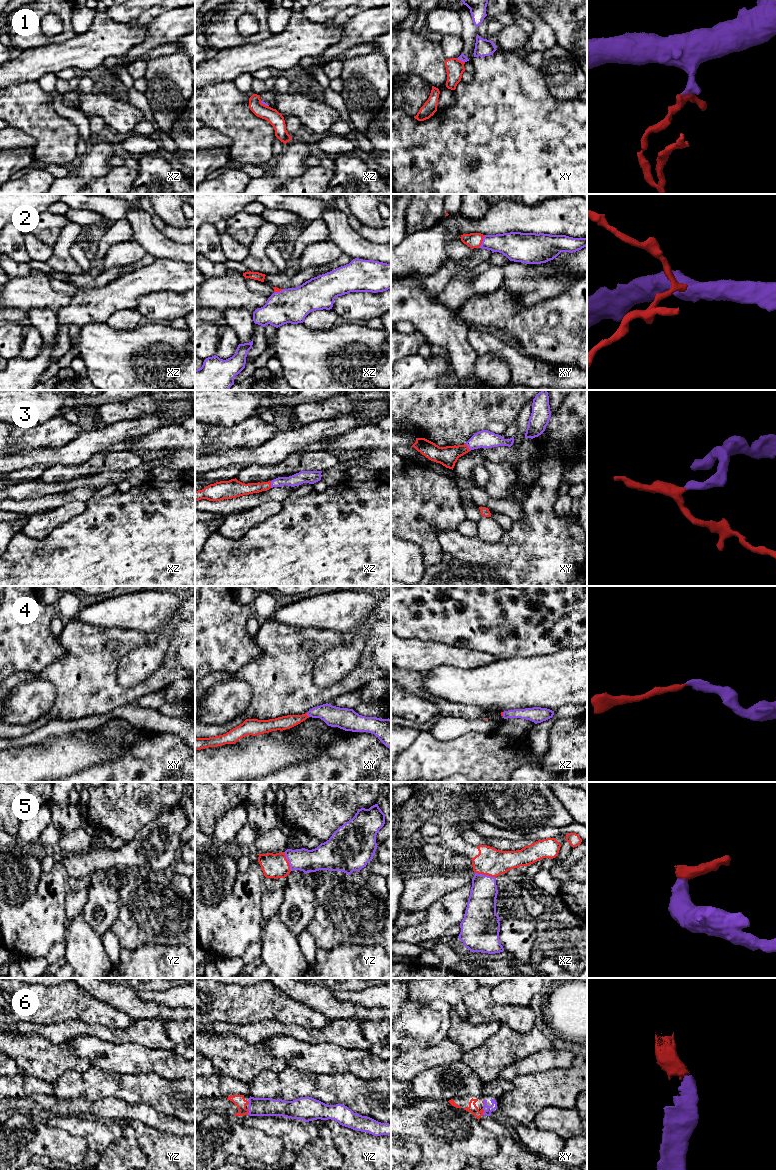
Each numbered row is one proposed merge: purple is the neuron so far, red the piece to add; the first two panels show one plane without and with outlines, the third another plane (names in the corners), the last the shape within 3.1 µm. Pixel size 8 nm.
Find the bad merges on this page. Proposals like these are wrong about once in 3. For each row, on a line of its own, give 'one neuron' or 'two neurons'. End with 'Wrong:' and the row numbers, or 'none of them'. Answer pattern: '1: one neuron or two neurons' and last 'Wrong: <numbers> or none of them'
1: two neurons
2: one neuron
3: one neuron
4: one neuron
5: one neuron
6: one neuron
Wrong: 1

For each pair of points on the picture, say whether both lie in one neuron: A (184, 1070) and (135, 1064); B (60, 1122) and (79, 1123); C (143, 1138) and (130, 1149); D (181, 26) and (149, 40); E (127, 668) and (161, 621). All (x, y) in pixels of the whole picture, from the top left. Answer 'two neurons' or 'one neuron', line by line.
A: one neuron
B: one neuron
C: two neurons
D: one neuron
E: one neuron

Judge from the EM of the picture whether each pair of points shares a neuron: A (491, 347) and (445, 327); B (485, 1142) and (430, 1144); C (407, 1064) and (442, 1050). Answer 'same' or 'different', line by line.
A: different
B: same
C: same

